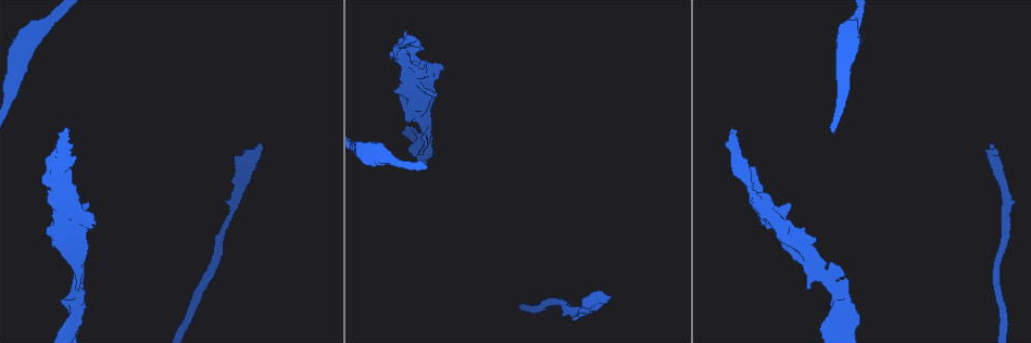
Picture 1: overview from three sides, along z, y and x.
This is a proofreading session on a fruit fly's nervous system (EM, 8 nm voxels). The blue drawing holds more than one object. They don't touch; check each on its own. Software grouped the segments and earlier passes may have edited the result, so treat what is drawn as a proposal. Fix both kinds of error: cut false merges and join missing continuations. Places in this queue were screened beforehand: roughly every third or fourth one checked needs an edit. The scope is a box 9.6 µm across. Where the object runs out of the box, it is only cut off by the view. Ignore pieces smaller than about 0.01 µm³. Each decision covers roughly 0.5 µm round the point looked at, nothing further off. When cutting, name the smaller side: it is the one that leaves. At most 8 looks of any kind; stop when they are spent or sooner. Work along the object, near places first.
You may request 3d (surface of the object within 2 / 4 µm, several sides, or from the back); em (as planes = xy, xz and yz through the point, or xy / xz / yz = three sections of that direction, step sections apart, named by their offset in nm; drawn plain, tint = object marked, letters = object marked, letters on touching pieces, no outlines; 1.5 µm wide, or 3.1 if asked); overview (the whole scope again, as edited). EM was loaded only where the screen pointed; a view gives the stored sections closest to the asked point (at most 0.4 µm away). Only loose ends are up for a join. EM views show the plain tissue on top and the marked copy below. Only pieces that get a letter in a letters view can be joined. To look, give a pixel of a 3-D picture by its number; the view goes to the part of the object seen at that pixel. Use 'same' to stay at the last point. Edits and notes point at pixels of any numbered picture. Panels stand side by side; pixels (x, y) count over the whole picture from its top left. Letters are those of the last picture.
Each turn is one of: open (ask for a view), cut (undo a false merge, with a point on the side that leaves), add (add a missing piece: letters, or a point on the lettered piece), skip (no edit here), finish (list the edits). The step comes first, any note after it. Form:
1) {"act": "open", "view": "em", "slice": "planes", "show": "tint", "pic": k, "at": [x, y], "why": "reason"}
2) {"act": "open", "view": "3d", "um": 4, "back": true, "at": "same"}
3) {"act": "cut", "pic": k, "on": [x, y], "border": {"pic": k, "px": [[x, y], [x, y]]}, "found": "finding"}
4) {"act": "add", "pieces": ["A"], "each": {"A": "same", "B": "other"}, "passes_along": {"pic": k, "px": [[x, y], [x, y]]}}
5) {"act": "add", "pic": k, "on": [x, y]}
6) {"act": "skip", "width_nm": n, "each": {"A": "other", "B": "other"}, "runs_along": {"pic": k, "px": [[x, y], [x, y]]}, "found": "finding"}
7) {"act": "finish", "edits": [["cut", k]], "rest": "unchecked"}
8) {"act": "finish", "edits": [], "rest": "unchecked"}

{"act": "open", "view": "em", "slice": "yz", "step": 4, "show": "letters", "pic": 1, "at": [836, 265], "why": "an open end"}

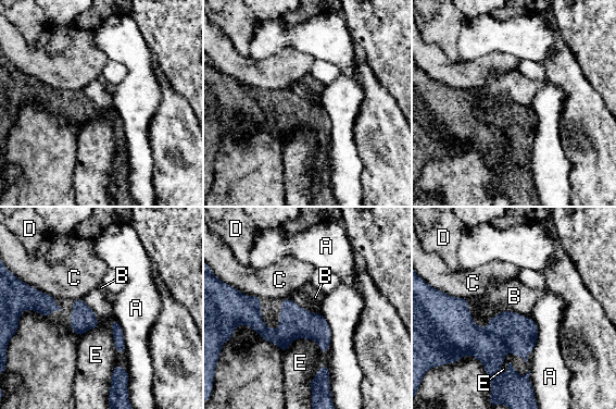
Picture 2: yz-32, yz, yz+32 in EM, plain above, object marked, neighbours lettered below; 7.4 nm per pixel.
{"act": "skip", "each": {"A": "other", "B": "other", "C": "other", "D": "other", "E": "other"}, "runs_along": {"pic": 2, "px": [[240, 306], [267, 334], [312, 332], [326, 348]]}, "found": "no lettered piece goes on from it"}

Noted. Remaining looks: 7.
{"act": "open", "view": "3d", "um": 2, "pic": 1, "at": [49, 201], "why": "an open end"}

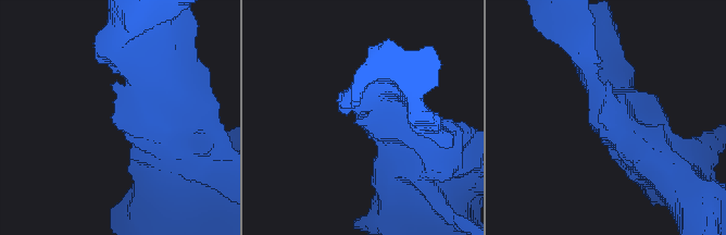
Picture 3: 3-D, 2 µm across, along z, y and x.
{"act": "open", "view": "em", "slice": "planes", "show": "letters", "pic": 3, "at": [114, 120]}

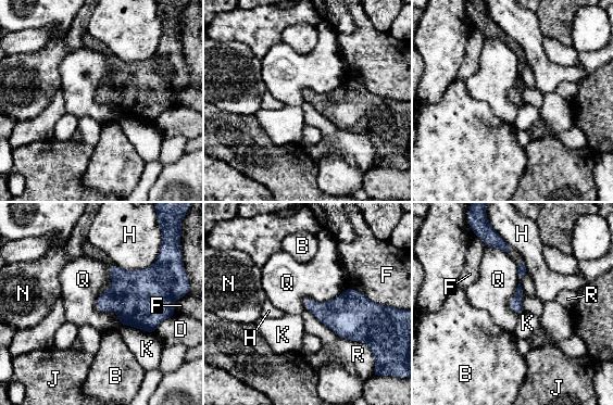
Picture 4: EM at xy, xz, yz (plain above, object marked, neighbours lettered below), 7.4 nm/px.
{"act": "skip", "longest_contact_nm": ["Q", 420], "each": {"B": "other", "D": "other", "F": "other", "H": "other", "J": "other", "K": "other", "N": "other", "Q": "other", "R": "other"}, "border": {"pic": 4, "px": [[109, 268], [96, 307], [121, 324]]}, "found": "no lettered piece goes on from it"}

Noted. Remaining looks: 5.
{"act": "open", "view": "3d", "um": 4, "back": true, "pic": 1, "at": [65, 127], "why": "branch stops here"}

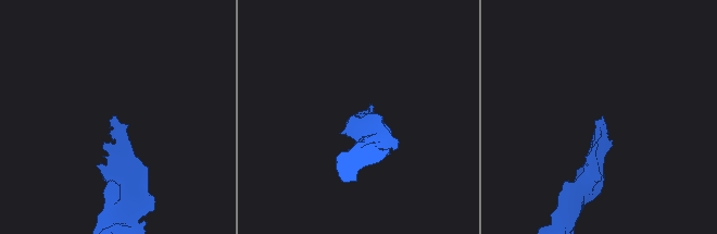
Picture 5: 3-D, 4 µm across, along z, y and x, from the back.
{"act": "open", "view": "em", "slice": "planes", "show": "tint", "pic": 5, "at": [356, 113]}

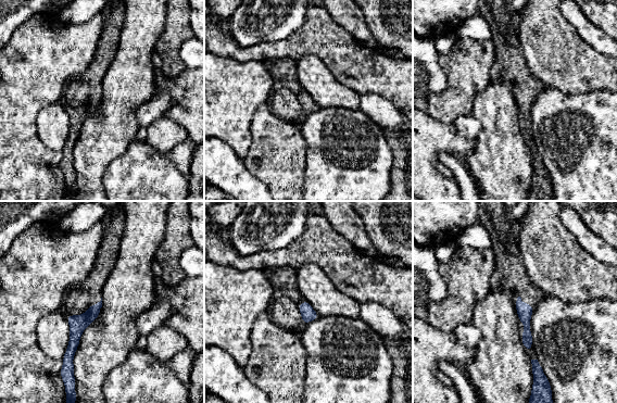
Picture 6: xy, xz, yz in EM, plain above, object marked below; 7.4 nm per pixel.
{"act": "open", "view": "em", "slice": "planes", "show": "letters", "at": "same", "why": "see the neighbours"}

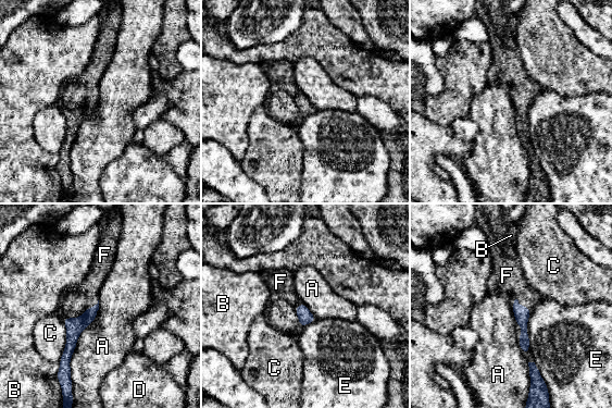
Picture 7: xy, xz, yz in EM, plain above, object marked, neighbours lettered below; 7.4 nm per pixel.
{"act": "add", "pic": 7, "on": [507, 276], "each": {"A": "other", "B": "other", "C": "other", "D": "other", "E": "other", "F": "same"}, "passes_along": {"pic": 7, "px": [[522, 313], [522, 306], [507, 276]]}, "found": "it goes on there"}

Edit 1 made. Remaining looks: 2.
{"act": "finish", "edits": [["add", 7]], "rest": "unchecked"}

